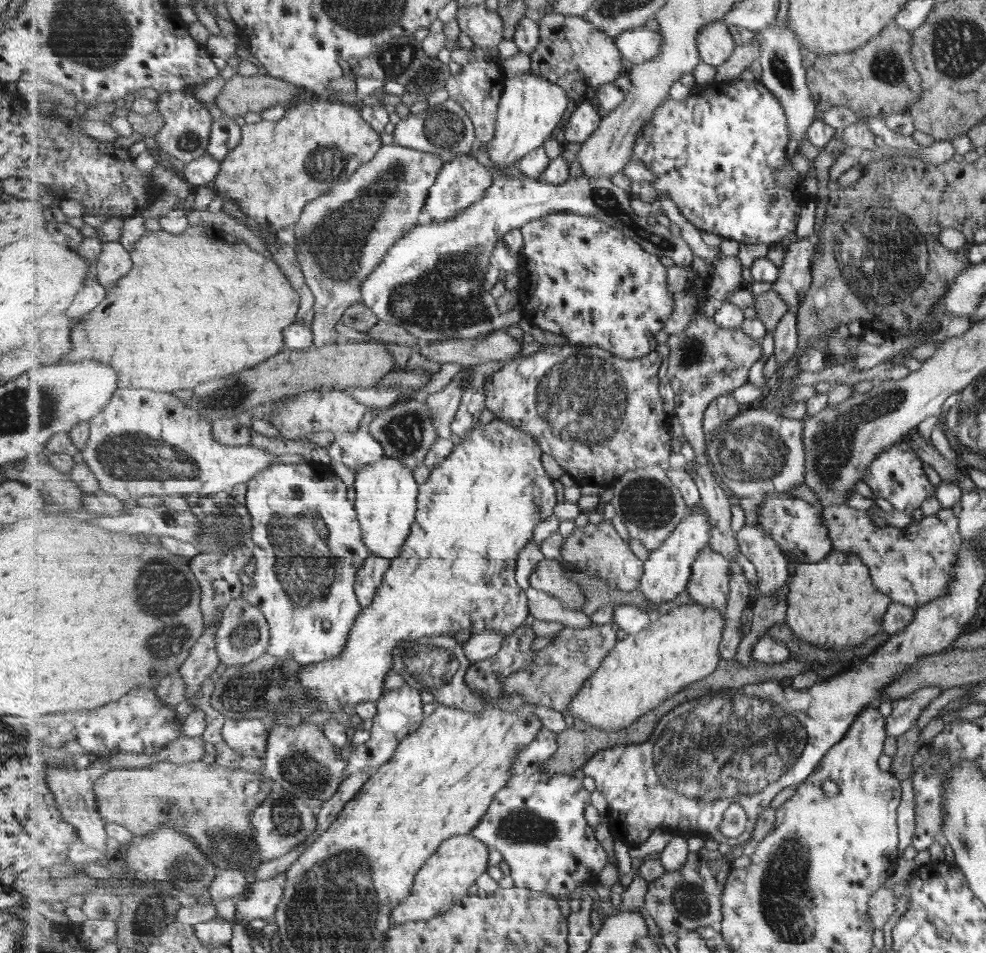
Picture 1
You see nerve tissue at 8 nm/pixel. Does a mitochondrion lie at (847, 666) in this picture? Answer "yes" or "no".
no

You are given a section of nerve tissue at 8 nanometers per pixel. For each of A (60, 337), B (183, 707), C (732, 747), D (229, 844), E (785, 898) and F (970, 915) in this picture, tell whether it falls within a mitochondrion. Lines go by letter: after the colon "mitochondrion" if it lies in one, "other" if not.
A: other
B: other
C: mitochondrion
D: mitochondrion
E: mitochondrion
F: other

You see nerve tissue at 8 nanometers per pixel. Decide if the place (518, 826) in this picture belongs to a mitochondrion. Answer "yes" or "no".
yes

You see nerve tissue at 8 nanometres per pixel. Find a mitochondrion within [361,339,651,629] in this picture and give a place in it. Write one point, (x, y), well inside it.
(584, 404)

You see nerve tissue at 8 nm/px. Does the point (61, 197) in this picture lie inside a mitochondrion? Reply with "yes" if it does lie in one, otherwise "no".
no

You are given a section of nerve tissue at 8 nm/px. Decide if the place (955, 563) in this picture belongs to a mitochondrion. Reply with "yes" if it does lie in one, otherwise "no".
no

